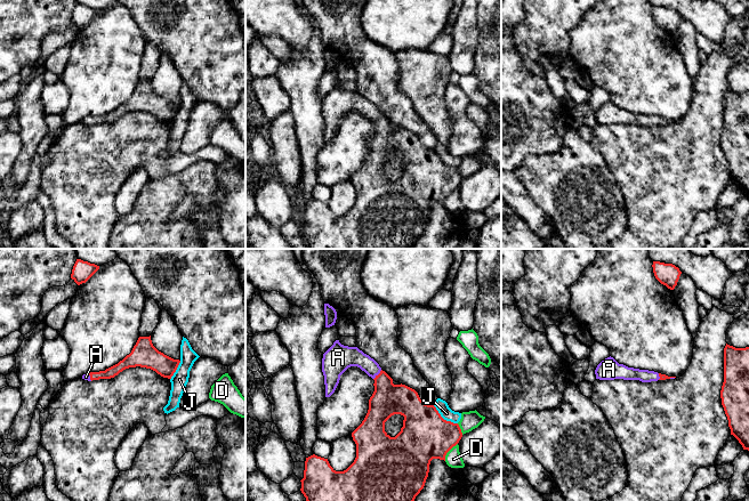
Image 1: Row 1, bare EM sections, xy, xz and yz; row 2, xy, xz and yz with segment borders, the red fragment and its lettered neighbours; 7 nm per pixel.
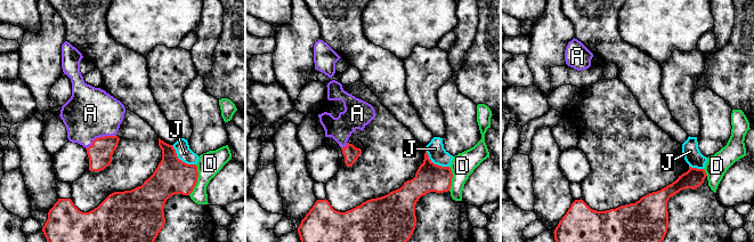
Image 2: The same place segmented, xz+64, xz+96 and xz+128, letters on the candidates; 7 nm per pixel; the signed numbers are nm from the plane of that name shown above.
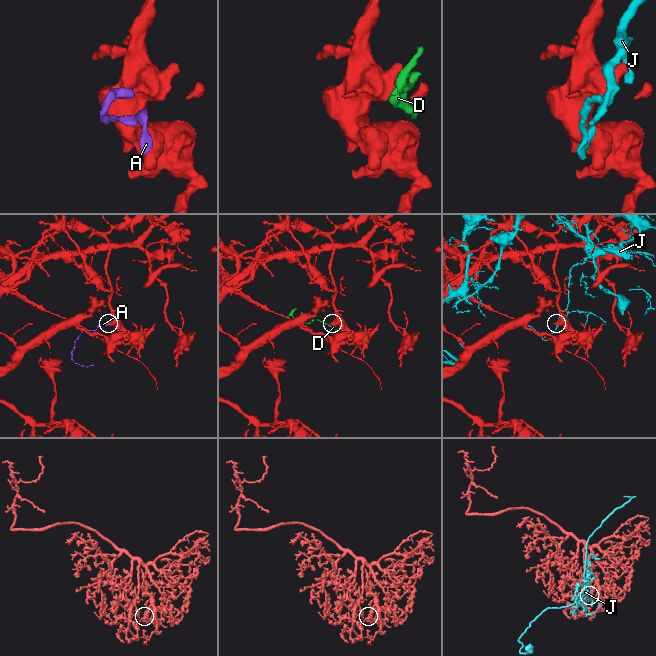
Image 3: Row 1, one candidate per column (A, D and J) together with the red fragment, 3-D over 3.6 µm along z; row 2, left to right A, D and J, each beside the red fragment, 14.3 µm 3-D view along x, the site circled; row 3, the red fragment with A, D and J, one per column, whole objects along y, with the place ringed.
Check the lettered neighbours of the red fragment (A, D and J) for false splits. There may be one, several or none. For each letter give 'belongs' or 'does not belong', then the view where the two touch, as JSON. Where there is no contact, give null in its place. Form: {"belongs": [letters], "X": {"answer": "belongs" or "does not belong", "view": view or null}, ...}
{"belongs": ["A"], "A": {"answer": "belongs", "view": "xz"}, "D": {"answer": "does not belong", "view": "xz"}, "J": {"answer": "does not belong", "view": "xz"}}

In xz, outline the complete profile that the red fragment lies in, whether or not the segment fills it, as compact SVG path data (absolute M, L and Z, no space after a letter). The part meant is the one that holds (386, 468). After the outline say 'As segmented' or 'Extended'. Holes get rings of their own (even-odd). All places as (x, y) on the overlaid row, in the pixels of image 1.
M339 340L333 342L322 358L325 397L330 397L335 393L340 375L351 366L360 367L374 380L374 391L369 399L368 413L362 423L352 433L356 444L356 458L344 471L336 471L328 459L315 454L306 458L300 491L306 501L414 501L425 486L430 461L433 459L445 461L446 453L461 439L461 429L458 423L444 420L434 405L425 404L414 389L402 383L394 385L393 379L369 355L357 347L344 346ZM394 414L403 415L404 420L401 431L395 437L390 437L385 431L385 422Z. Extended

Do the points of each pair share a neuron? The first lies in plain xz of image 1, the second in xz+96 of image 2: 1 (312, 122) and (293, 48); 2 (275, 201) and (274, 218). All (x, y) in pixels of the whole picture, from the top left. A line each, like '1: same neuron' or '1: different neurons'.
1: same neuron
2: different neurons

